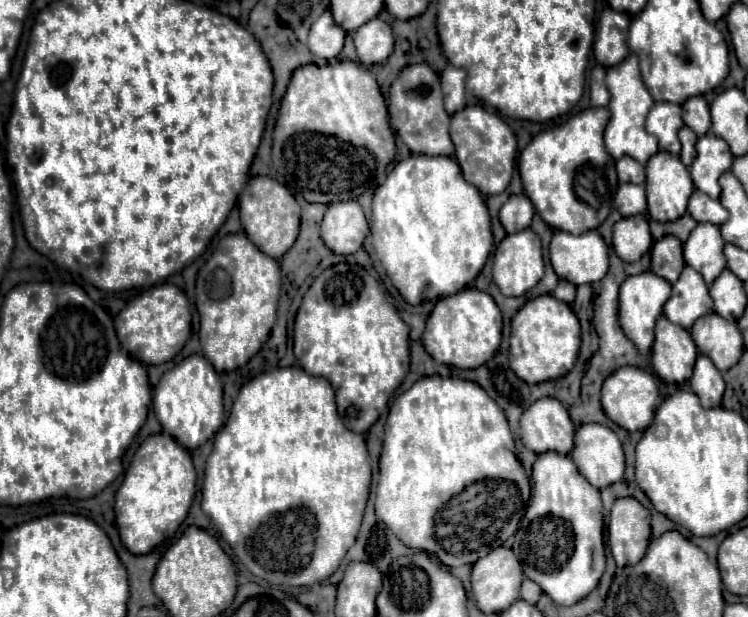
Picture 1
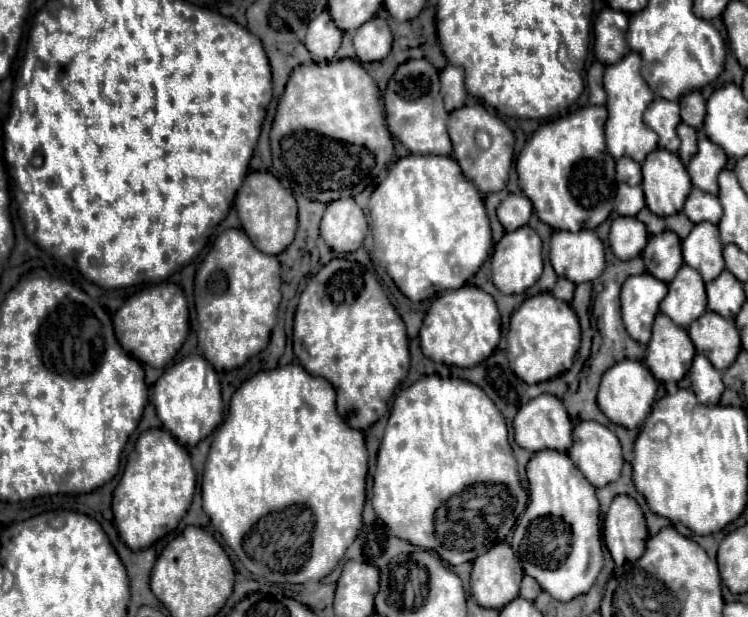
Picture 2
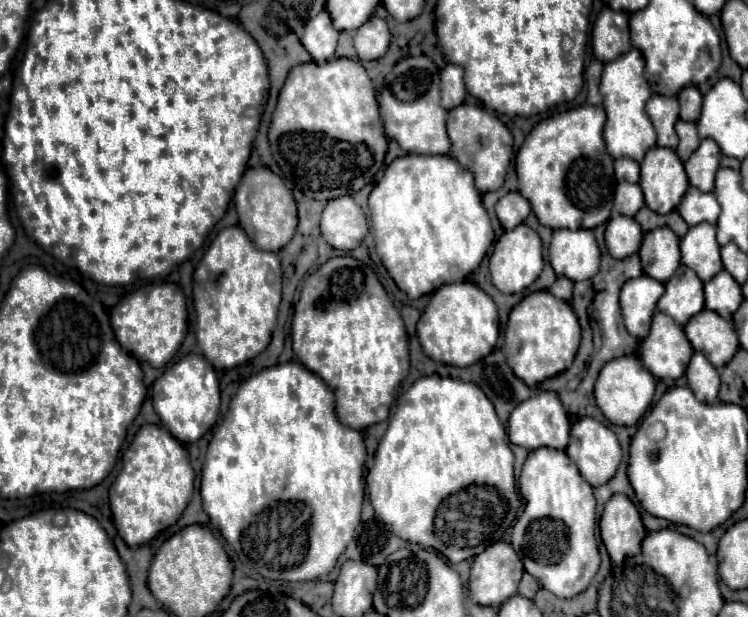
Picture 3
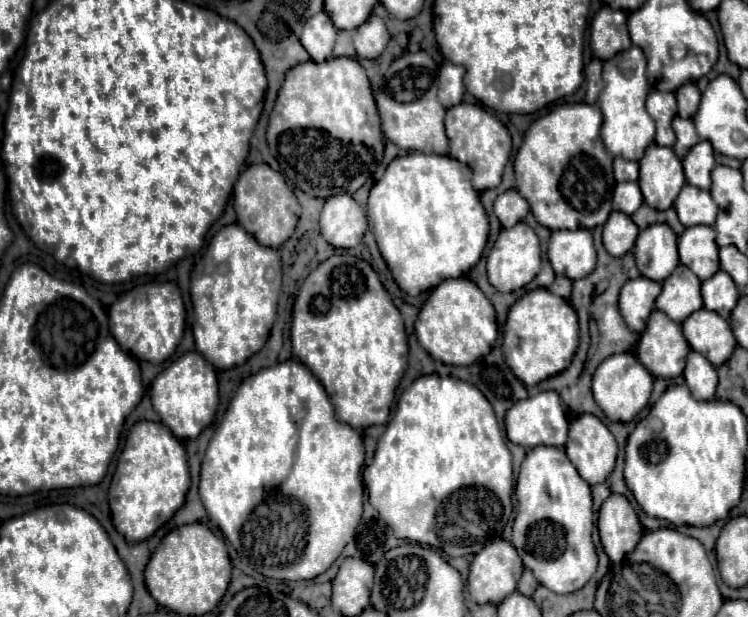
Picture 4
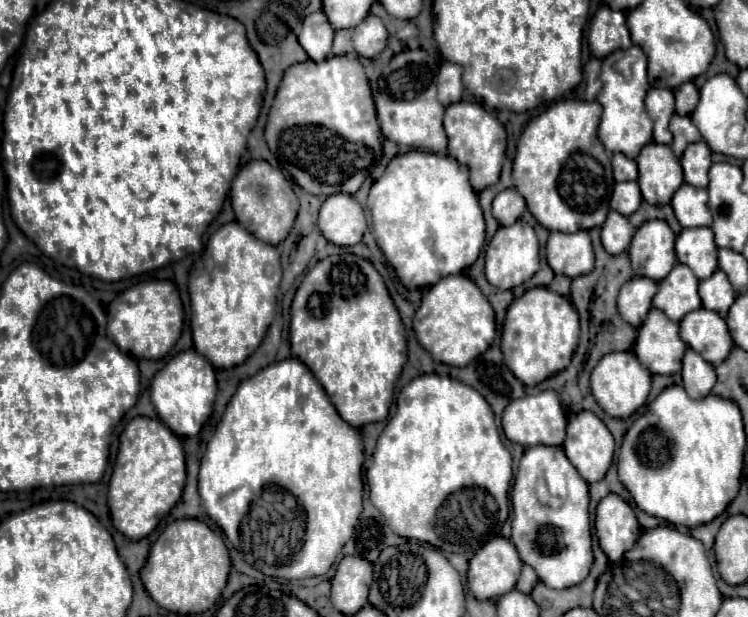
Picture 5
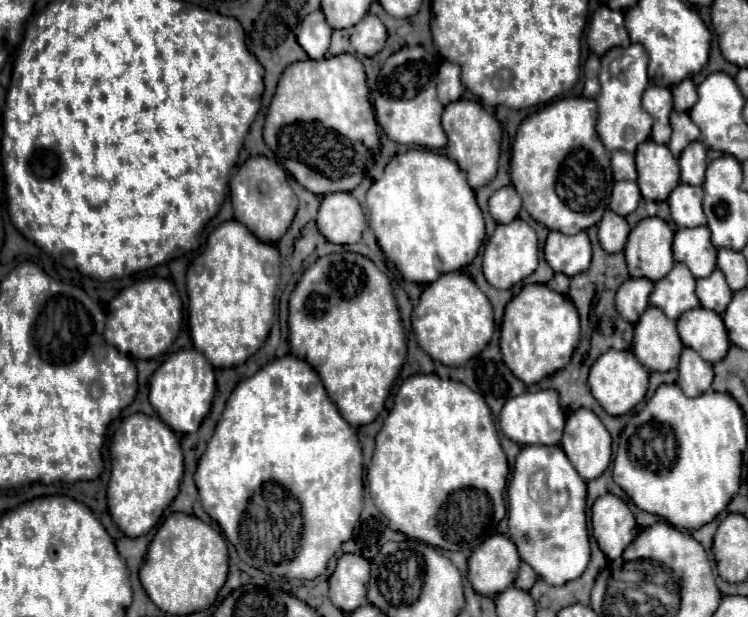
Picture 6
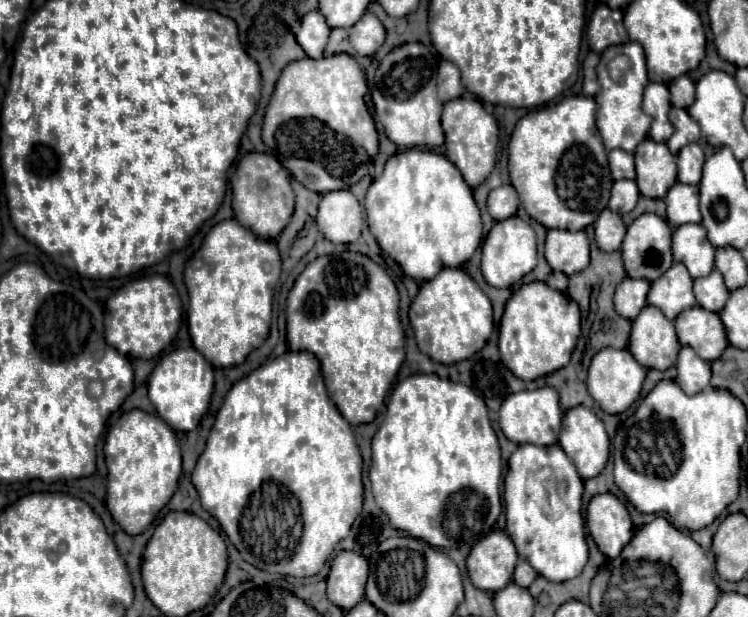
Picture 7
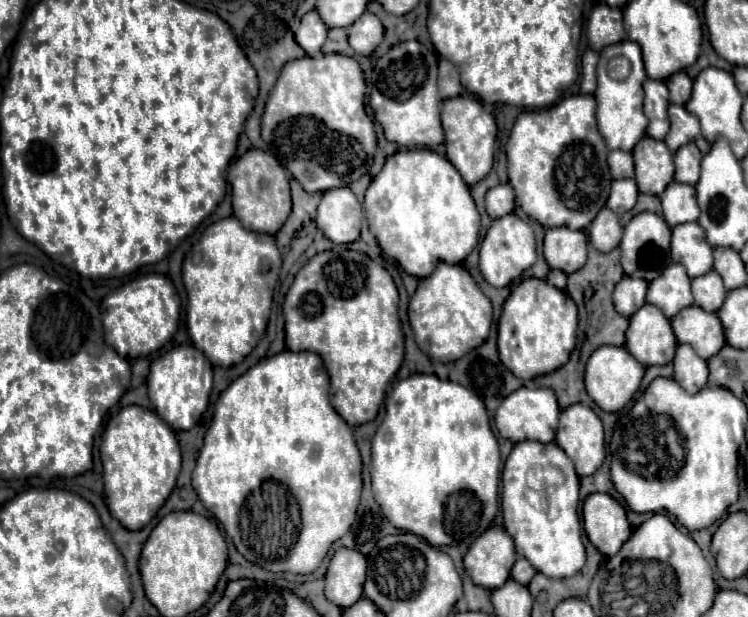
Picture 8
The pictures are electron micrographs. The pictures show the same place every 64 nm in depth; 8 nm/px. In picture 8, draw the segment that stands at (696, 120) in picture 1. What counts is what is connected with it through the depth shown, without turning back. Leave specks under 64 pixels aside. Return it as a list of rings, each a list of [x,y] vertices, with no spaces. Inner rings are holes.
[[[680,72],[680,76],[672,76],[672,80],[666,80],[670,90],[670,102],[684,106],[692,96],[692,80],[686,72]]]

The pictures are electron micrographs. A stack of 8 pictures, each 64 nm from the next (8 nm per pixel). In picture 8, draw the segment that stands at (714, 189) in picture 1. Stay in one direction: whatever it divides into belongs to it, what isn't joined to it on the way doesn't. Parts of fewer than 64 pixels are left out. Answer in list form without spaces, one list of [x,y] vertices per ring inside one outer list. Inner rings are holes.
[[[694,142],[680,148],[674,156],[674,164],[676,164],[674,180],[684,184],[696,184],[700,178],[700,162],[702,162],[702,154]]]

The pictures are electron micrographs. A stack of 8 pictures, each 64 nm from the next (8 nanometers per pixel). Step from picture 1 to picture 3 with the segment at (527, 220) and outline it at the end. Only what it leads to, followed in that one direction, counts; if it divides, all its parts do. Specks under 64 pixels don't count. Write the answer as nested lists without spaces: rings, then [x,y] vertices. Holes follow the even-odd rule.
[[[508,192],[496,204],[496,216],[506,230],[512,230],[518,224],[522,224],[528,214],[530,214],[530,204],[520,192]]]

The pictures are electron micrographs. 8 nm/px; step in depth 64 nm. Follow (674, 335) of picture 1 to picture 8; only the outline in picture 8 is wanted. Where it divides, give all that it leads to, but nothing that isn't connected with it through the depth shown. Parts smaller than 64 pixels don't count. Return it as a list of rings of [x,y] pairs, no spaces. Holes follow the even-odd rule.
[[[644,304],[638,312],[630,316],[630,328],[626,332],[626,350],[642,364],[642,366],[664,366],[670,364],[676,354],[676,336],[668,318],[652,304]]]

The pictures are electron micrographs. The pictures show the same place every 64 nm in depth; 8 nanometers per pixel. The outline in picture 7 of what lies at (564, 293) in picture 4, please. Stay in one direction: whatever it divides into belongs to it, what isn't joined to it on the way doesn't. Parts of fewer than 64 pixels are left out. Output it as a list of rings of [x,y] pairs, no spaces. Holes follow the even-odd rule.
[[[552,272],[550,278],[546,280],[546,284],[548,284],[550,288],[554,288],[554,290],[564,292],[564,290],[568,288],[568,276],[564,276],[562,272]]]

